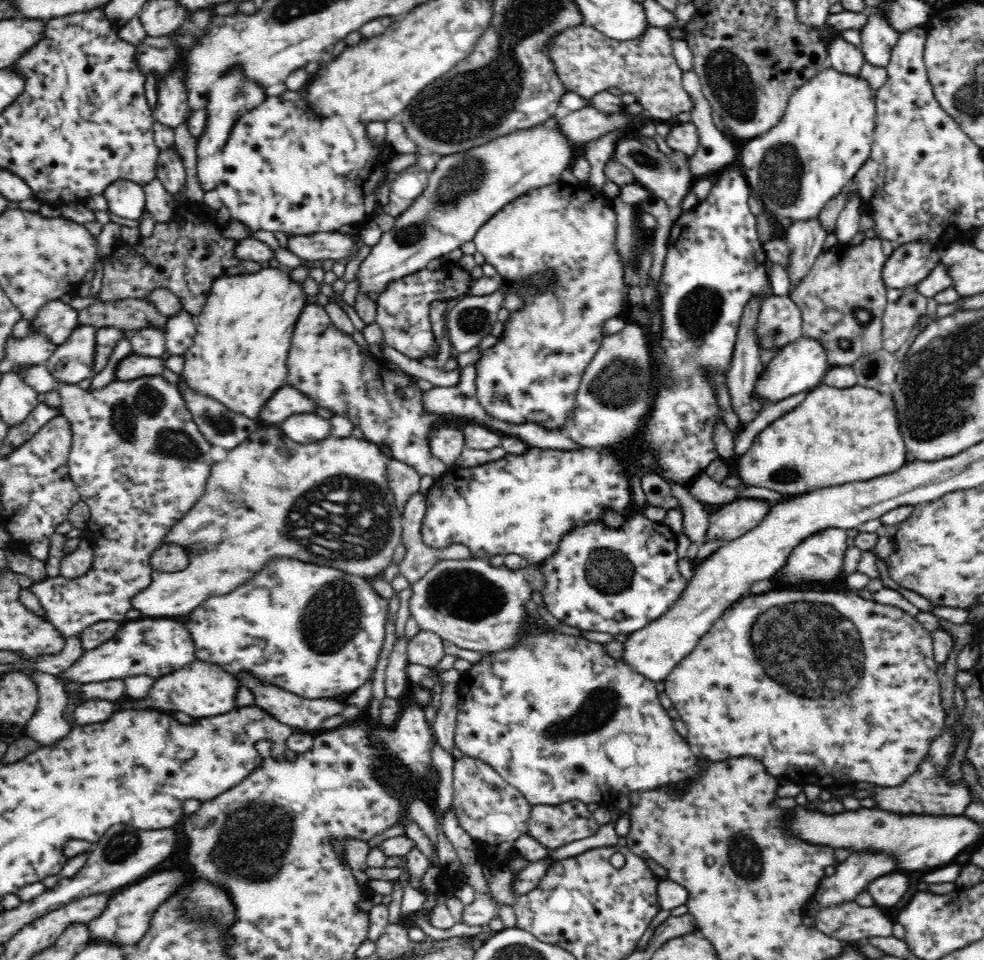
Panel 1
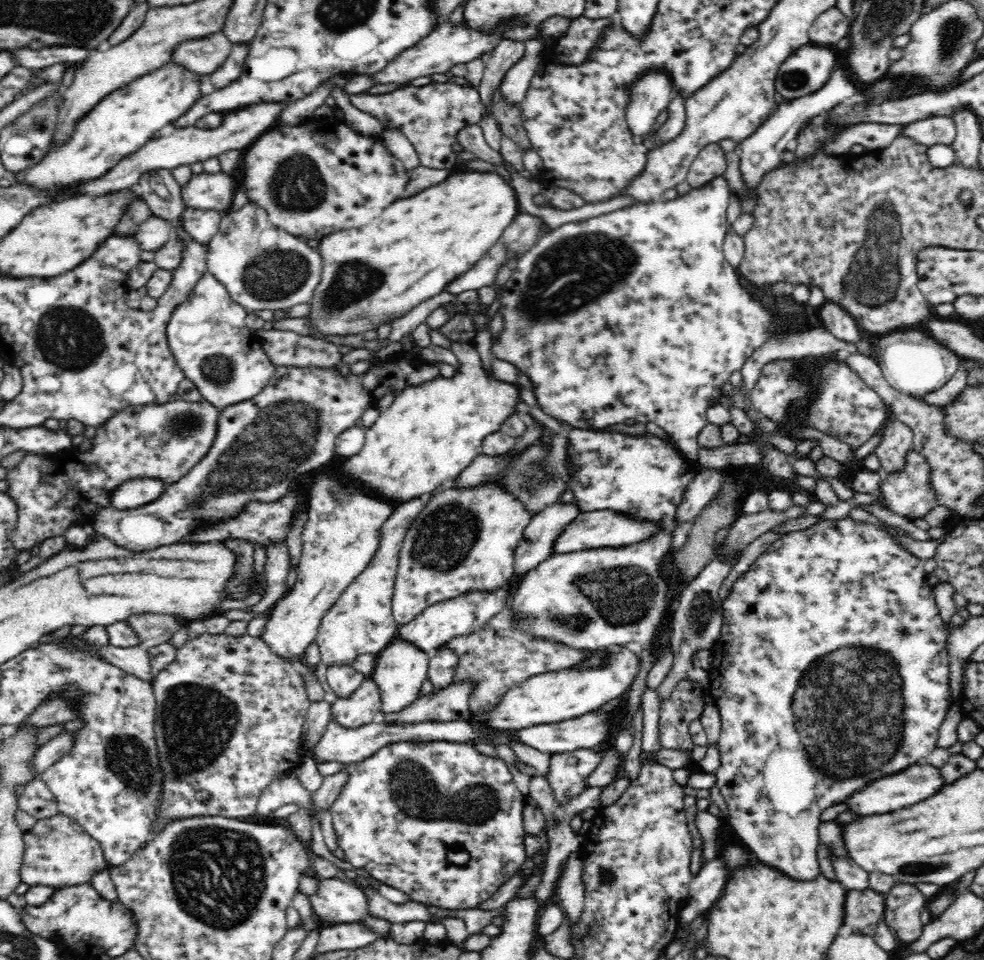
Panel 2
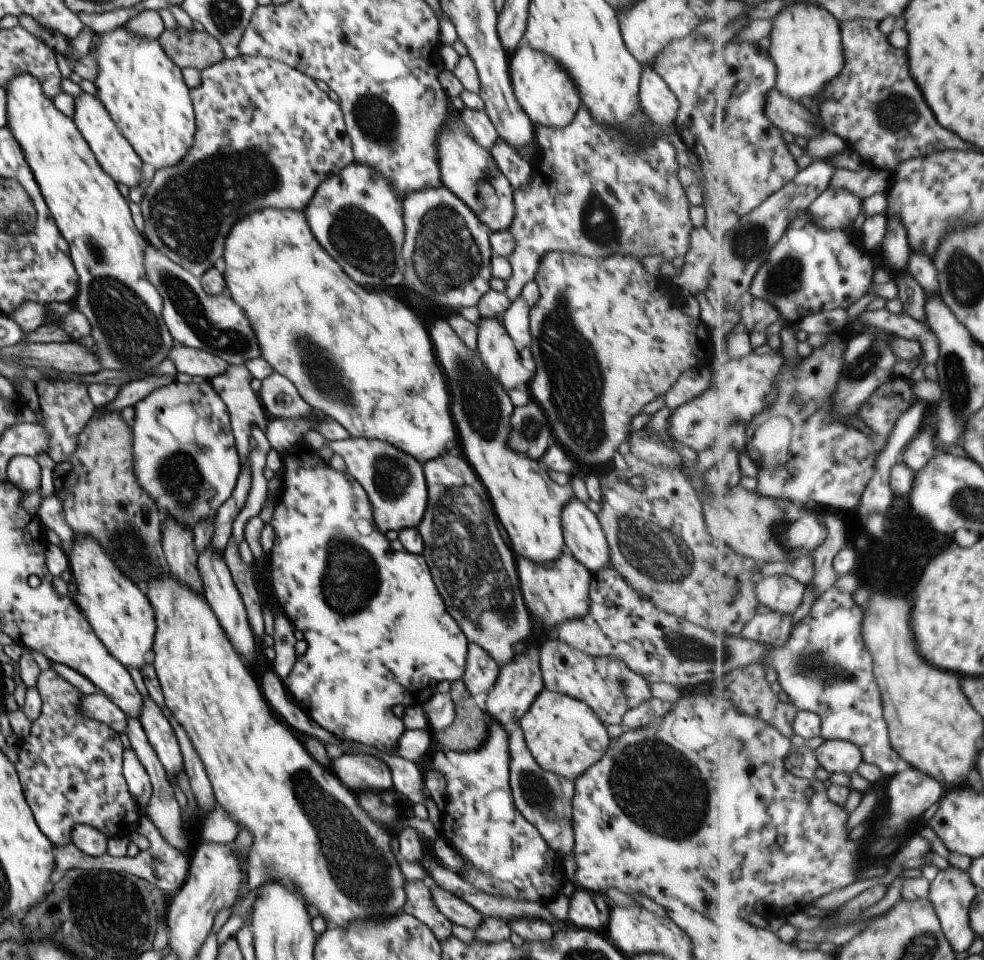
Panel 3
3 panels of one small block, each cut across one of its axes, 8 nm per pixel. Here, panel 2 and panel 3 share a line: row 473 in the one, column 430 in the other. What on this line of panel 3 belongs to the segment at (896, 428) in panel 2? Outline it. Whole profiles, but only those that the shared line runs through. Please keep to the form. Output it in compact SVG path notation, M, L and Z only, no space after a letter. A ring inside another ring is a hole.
M429 883L429 892L435 908L448 918L450 923L472 930L482 923L482 915L461 898L431 883Z

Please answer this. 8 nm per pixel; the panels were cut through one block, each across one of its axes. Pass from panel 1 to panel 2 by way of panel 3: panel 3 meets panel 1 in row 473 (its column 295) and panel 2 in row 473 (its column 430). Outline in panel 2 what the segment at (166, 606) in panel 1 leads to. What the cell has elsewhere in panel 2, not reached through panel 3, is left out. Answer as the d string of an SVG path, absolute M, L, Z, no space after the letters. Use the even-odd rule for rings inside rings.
M453 339L451 350L458 360L458 368L452 378L434 378L416 386L408 386L399 392L387 409L381 410L376 422L365 430L366 442L354 456L347 457L339 468L345 478L351 478L361 488L375 496L387 498L400 504L412 498L427 496L440 486L458 478L481 452L482 442L489 434L501 430L501 426L514 413L516 407L524 402L518 383L498 380L489 370L484 369L480 353L468 342L461 343Z

